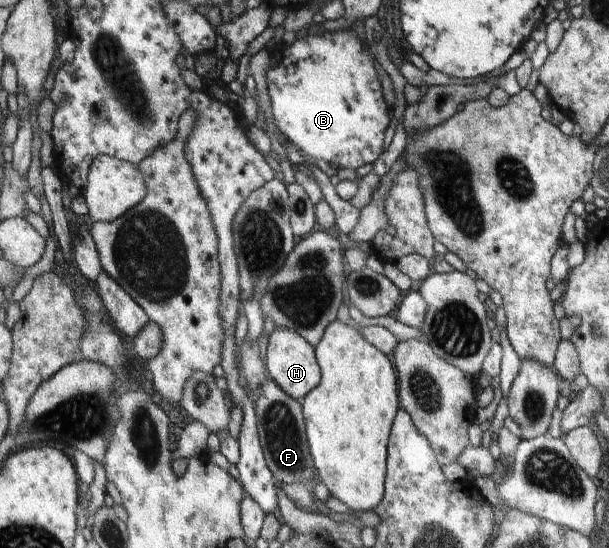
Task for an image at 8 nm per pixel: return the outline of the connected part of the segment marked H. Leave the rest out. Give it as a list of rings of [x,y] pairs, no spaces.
[[[276,327],[270,334],[265,370],[287,396],[298,401],[304,399],[321,382],[321,371],[315,358],[315,349],[304,338],[287,329]]]

